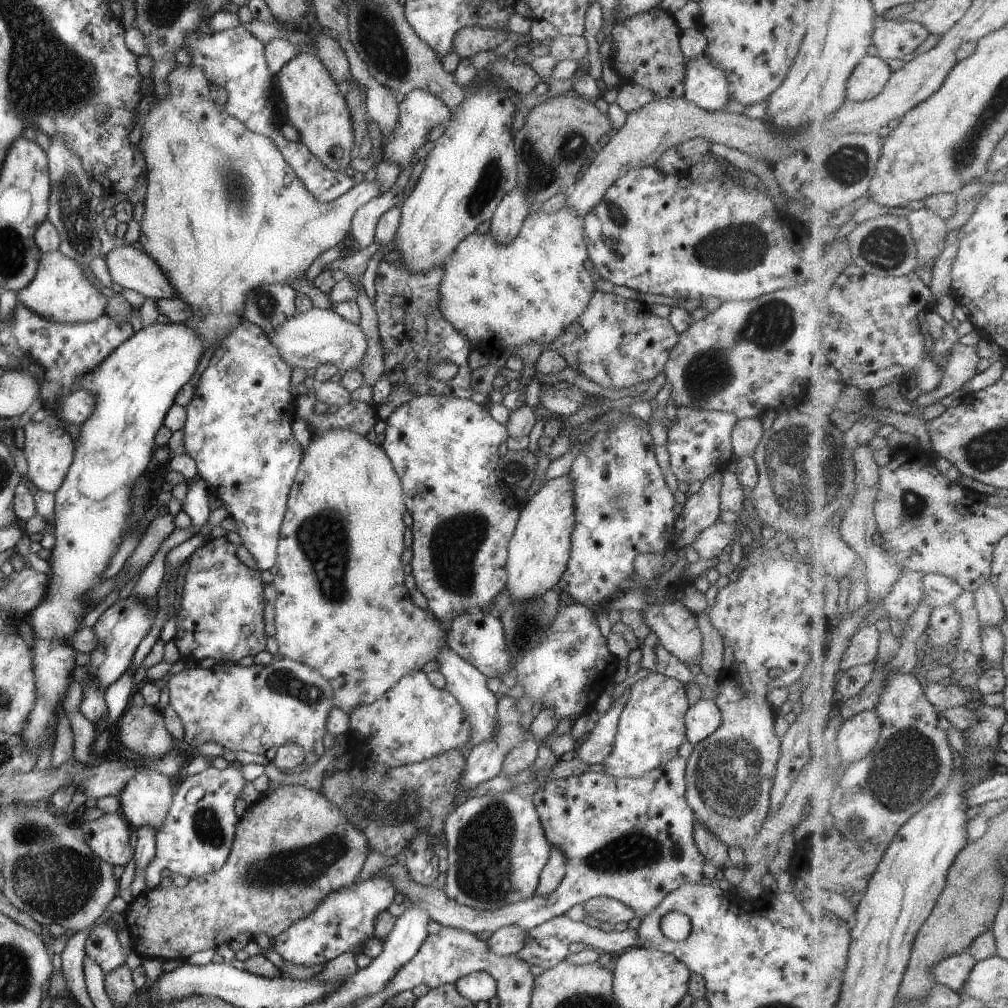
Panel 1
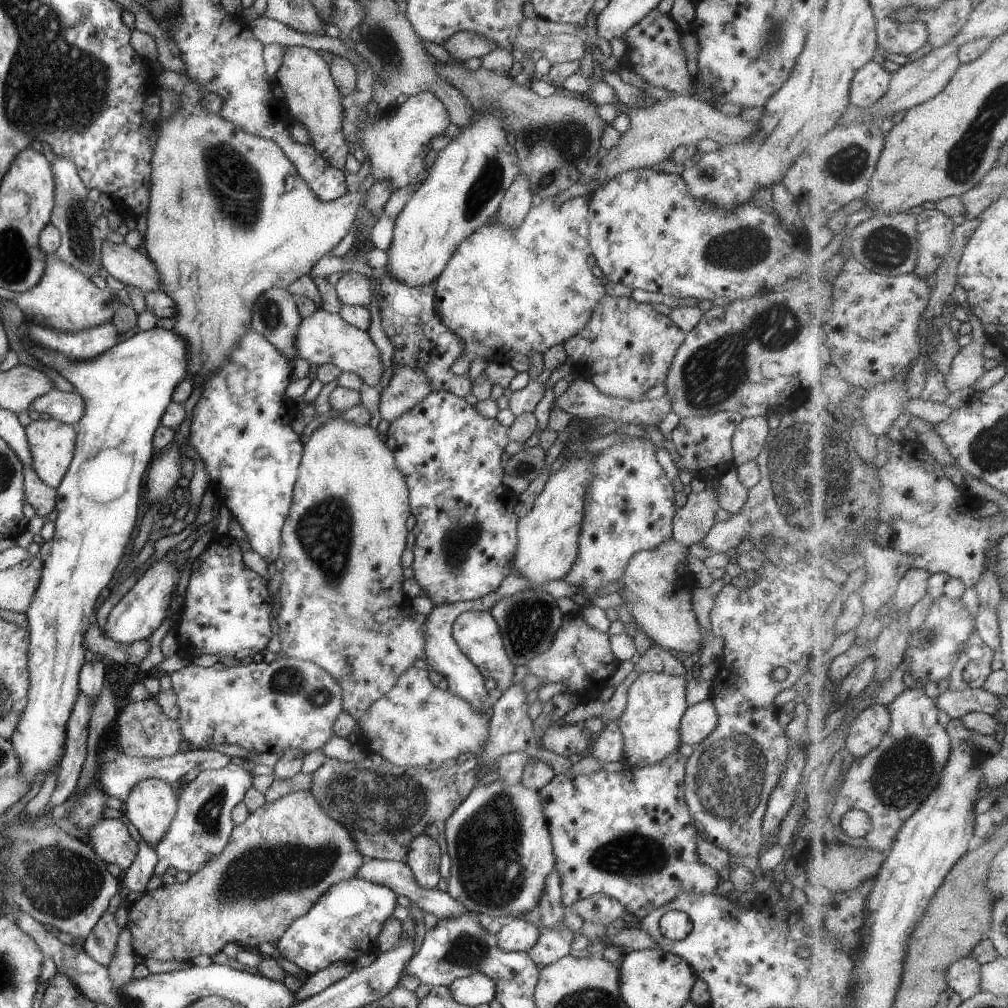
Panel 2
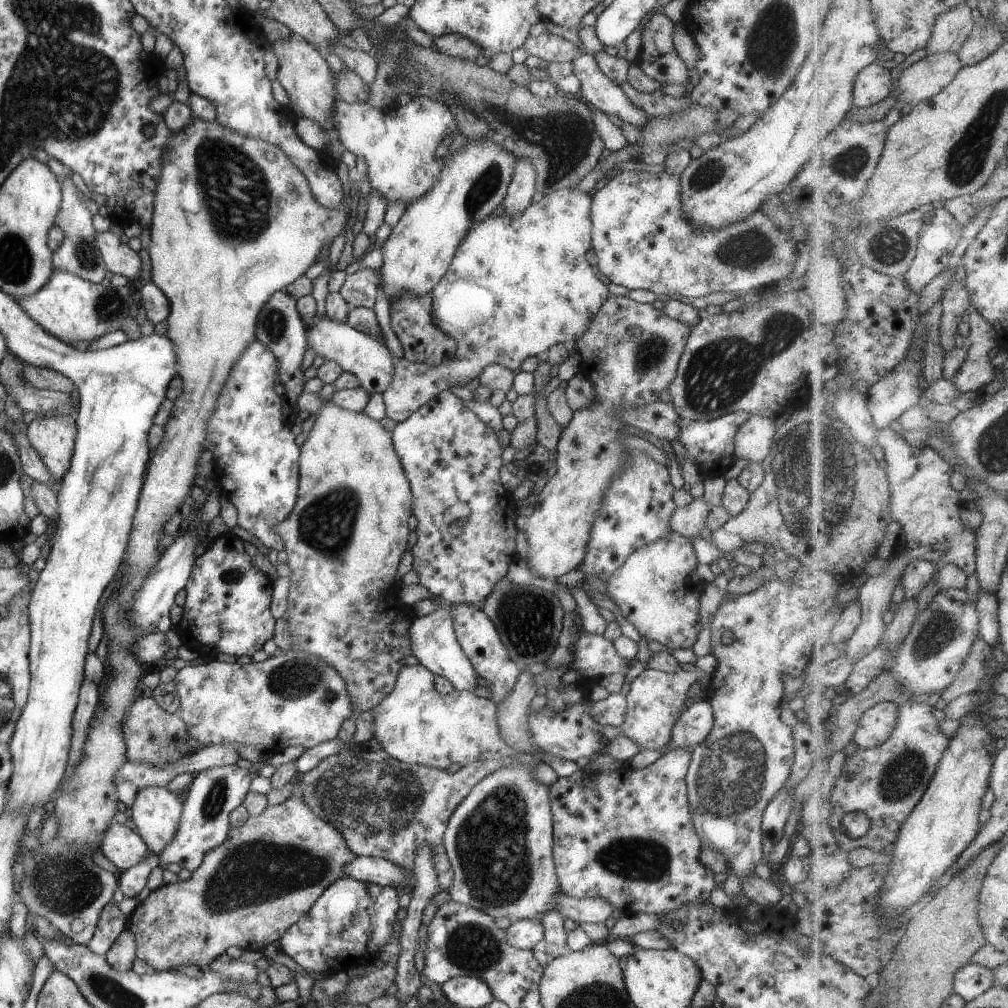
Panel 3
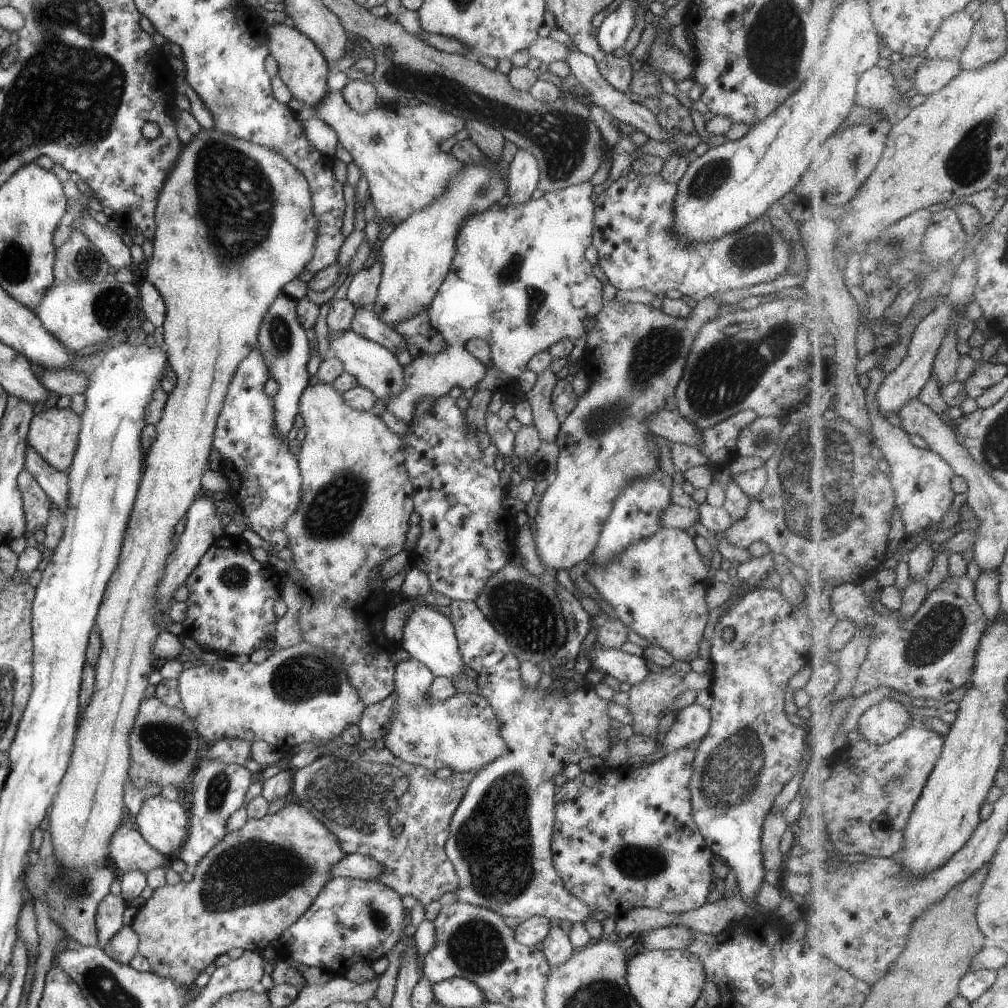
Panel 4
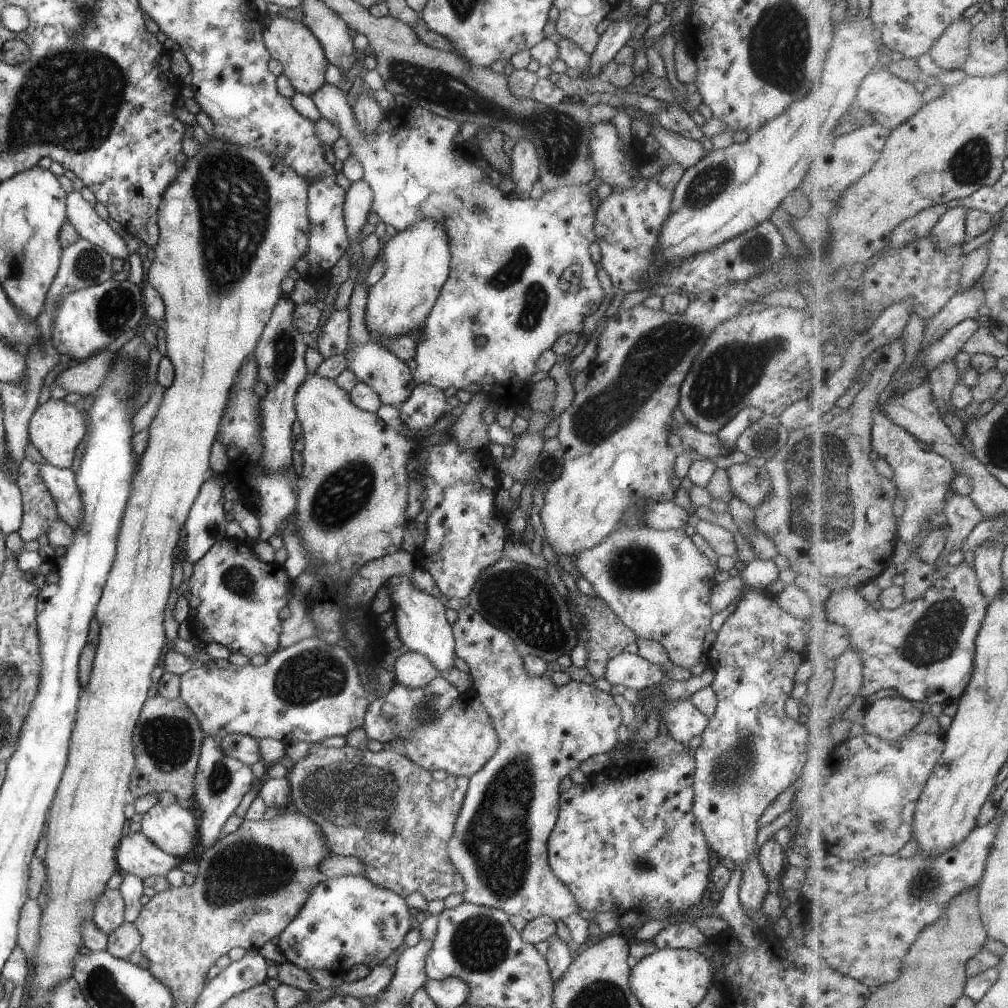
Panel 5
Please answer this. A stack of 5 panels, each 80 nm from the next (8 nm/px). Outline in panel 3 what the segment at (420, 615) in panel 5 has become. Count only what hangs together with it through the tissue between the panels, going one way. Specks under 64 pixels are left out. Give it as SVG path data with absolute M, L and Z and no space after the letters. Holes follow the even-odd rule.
M437 605L437 609L425 616L414 616L406 632L410 646L410 654L417 658L433 675L446 678L455 690L471 691L475 684L476 672L467 660L454 635L450 606Z

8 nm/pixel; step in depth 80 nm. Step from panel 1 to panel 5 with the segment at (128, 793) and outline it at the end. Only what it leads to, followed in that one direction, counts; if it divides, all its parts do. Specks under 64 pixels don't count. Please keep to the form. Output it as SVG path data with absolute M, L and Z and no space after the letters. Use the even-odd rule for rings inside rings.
M157 802L140 817L142 820L139 823L139 832L143 833L159 850L174 856L180 861L198 855L195 852L198 848L198 818L194 811L181 808L177 803L163 807Z

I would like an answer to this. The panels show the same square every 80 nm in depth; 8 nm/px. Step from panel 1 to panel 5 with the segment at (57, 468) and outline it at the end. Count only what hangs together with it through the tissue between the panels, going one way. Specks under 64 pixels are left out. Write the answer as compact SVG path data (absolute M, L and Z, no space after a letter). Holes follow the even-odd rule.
M47 399L46 402L34 408L28 420L28 440L37 448L47 463L54 467L69 469L75 448L79 441L85 436L86 427L83 416L73 403L67 403L63 399Z

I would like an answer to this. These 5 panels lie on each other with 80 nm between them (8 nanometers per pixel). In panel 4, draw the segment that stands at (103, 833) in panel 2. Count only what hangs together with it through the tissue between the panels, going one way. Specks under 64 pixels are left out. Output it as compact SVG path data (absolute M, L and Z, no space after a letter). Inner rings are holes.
M119 824L111 835L108 856L117 874L125 871L139 871L146 874L153 868L165 869L171 861L170 856L151 848L139 831L125 824Z

